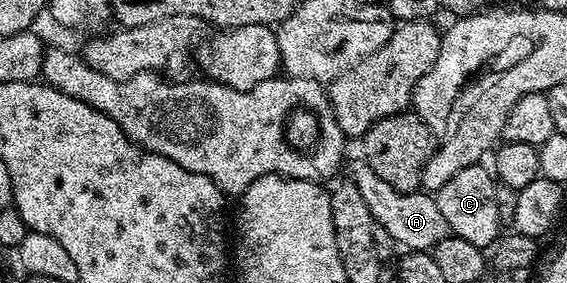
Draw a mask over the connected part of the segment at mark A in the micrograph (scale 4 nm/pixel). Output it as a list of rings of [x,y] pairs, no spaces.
[[[358,162],[352,165],[350,178],[357,185],[361,197],[365,197],[365,205],[369,205],[369,213],[375,218],[376,224],[384,226],[400,248],[407,251],[430,252],[441,241],[447,239],[449,234],[447,222],[430,194],[393,189],[389,181],[381,181],[381,177],[373,173],[368,163]]]

